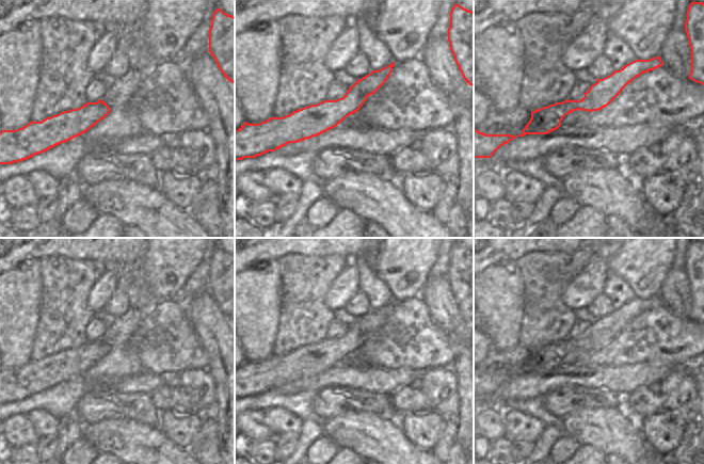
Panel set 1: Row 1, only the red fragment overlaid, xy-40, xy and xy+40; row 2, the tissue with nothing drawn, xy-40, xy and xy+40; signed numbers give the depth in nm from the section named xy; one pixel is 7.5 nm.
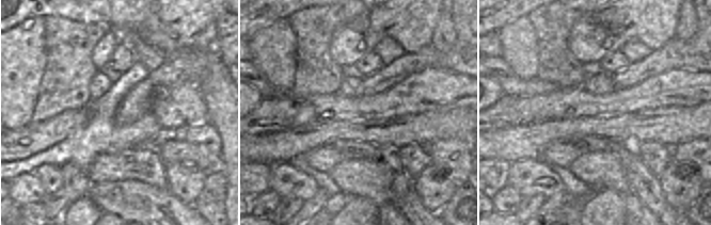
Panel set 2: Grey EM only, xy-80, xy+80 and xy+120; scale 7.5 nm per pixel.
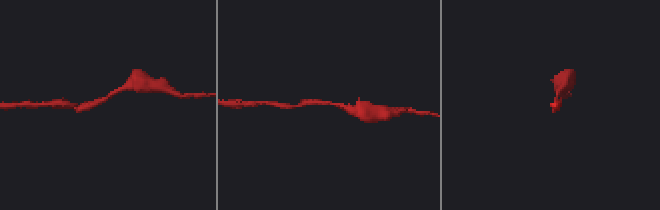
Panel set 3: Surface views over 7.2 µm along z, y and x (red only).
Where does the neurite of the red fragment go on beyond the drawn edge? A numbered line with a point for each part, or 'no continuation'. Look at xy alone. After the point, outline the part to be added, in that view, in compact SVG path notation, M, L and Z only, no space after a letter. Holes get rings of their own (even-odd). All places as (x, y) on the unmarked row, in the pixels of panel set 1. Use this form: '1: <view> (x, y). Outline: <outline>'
no continuation.

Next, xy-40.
no continuation.

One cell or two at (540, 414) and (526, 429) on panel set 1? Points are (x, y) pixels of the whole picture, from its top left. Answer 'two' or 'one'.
two

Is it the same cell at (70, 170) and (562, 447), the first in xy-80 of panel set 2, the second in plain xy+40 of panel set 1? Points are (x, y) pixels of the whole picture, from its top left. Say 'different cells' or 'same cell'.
different cells

